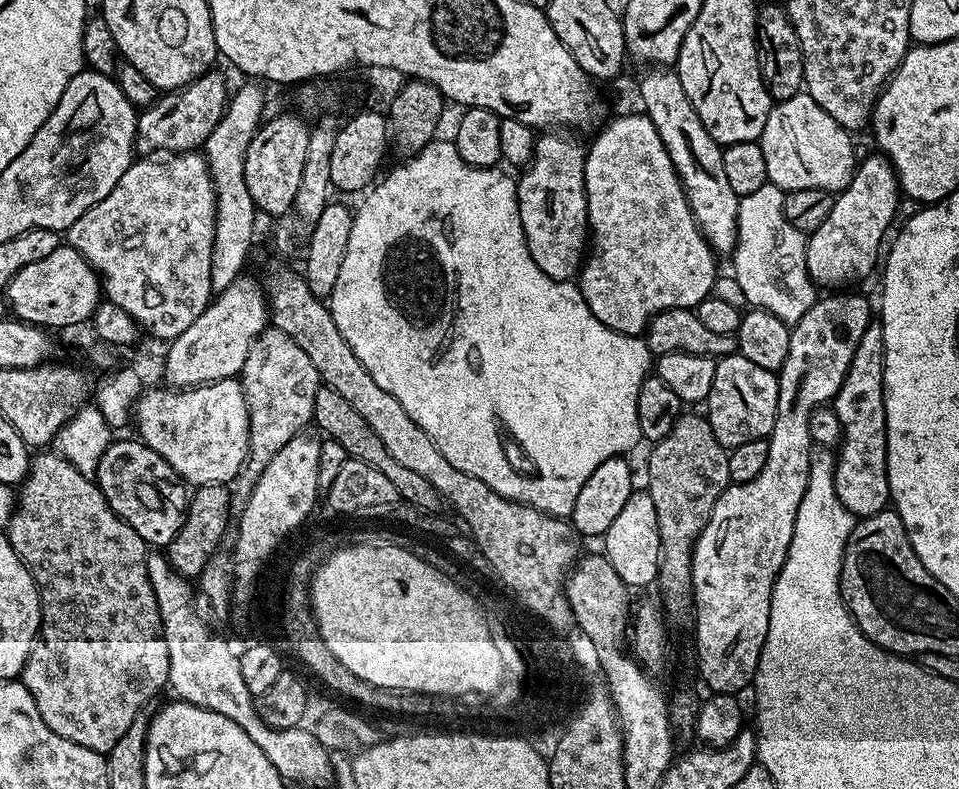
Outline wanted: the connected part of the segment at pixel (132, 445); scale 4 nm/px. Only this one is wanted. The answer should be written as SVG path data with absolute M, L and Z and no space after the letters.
M116 438L106 454L102 454L94 479L110 510L121 516L144 539L145 544L171 544L188 514L190 488L168 465L166 458L150 450L150 446L146 446L139 438Z

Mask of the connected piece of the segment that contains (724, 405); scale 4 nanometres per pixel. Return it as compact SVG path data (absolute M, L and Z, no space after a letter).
M733 354L717 359L714 386L710 386L706 401L706 415L714 438L723 448L731 450L742 446L742 442L771 436L778 410L779 385L777 373L762 370L762 366L750 362L750 358Z

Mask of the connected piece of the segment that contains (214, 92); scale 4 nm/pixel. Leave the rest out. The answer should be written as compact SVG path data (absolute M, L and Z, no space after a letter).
M216 70L203 72L185 88L165 91L137 115L135 151L148 158L153 154L179 154L203 149L223 118L229 99L230 88L228 90L224 85Z

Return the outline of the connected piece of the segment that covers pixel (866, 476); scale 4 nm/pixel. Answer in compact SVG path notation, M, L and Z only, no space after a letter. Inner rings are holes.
M879 323L869 324L866 334L850 358L850 370L846 370L842 386L838 390L834 407L844 433L840 435L835 453L836 489L840 501L851 510L853 516L863 518L885 511L892 495L886 470L886 414L884 413L884 330Z

